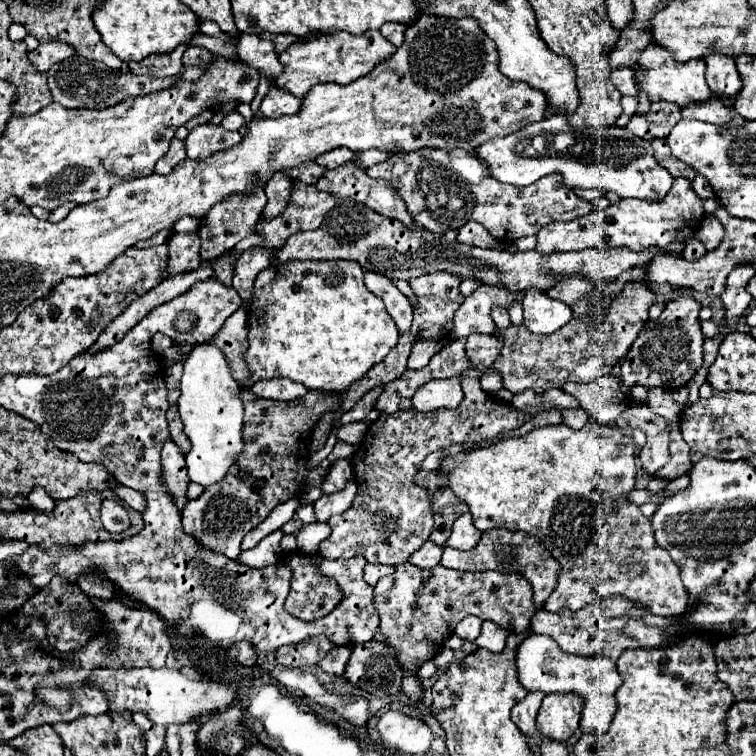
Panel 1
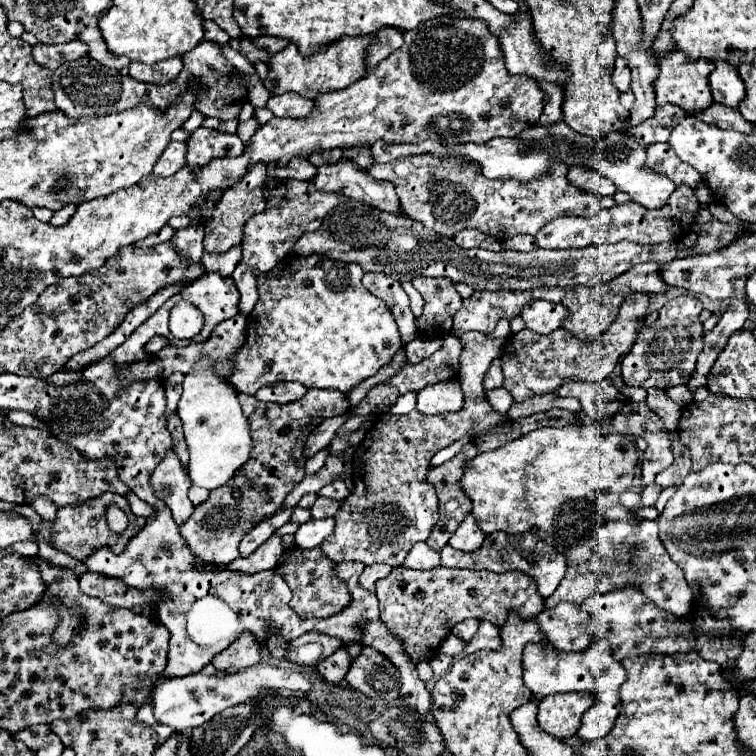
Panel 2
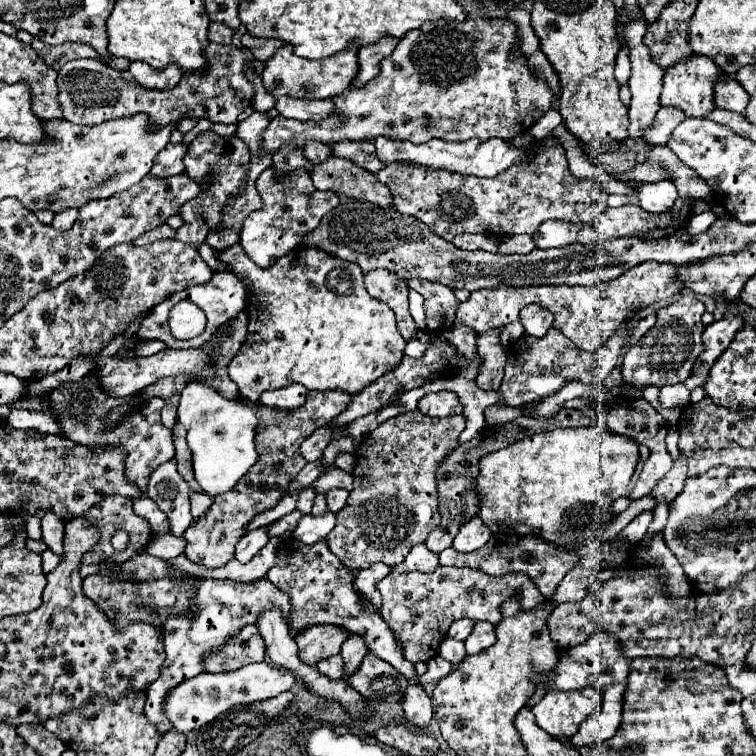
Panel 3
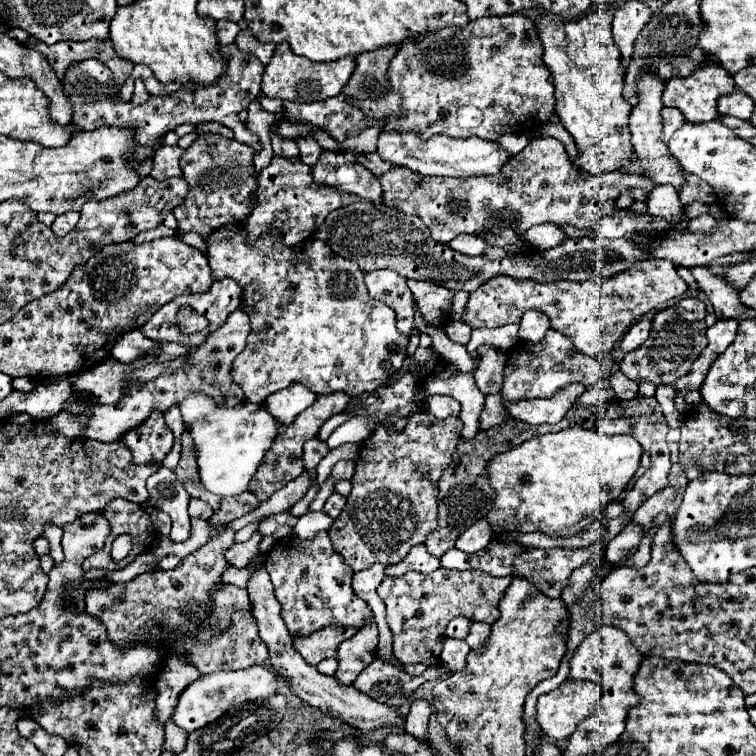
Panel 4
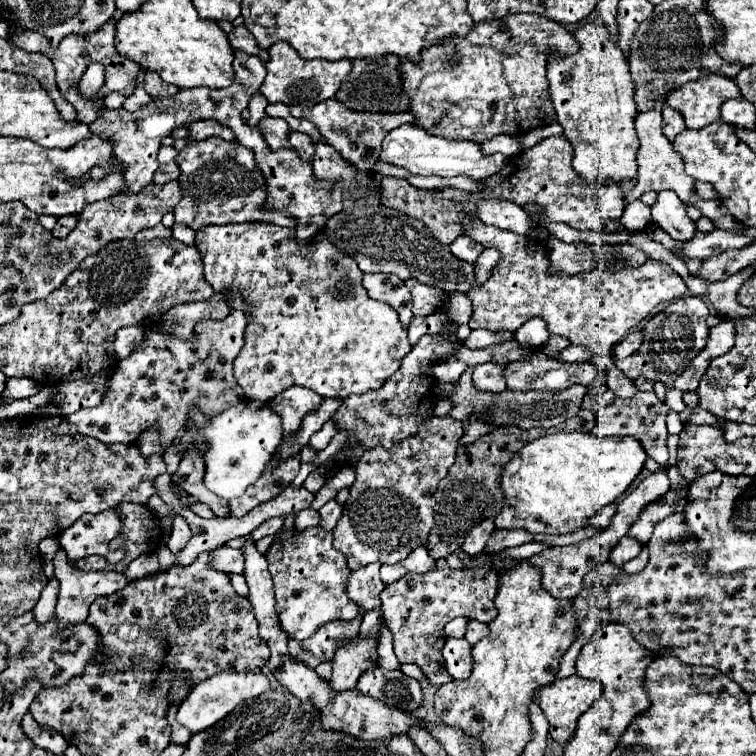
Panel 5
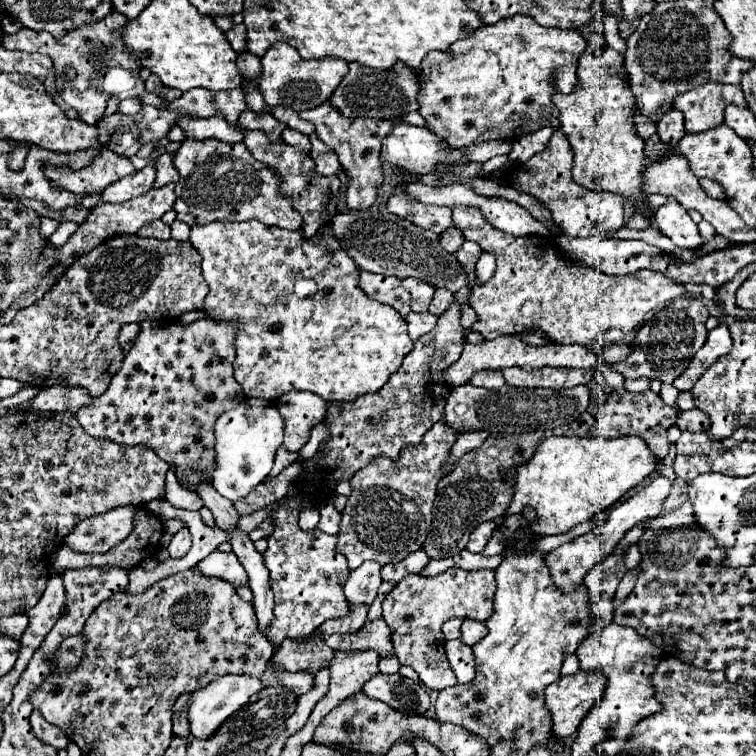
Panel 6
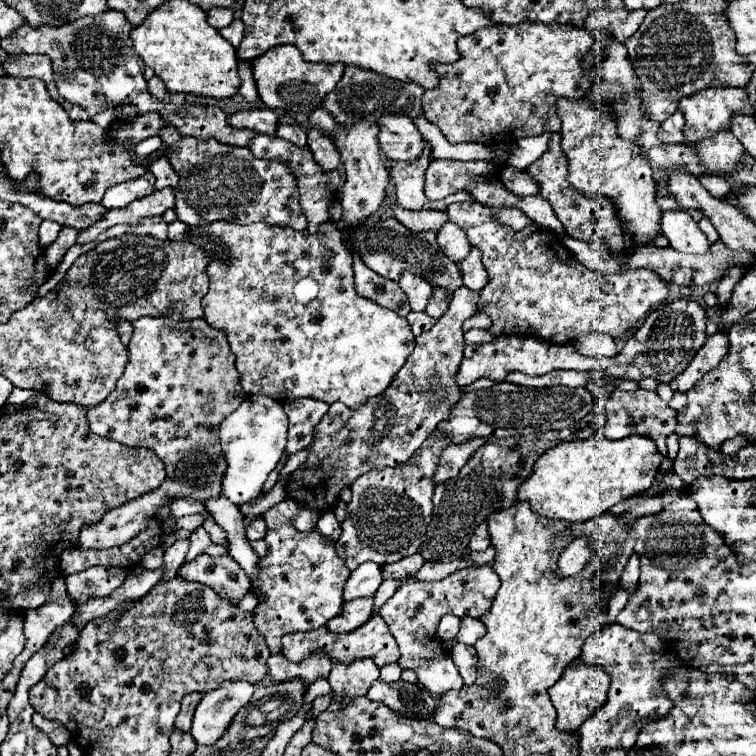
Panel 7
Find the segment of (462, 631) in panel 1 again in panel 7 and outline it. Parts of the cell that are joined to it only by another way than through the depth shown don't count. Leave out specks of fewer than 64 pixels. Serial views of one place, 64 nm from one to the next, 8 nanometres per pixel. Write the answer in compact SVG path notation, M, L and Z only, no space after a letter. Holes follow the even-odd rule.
M444 616L444 618L440 620L440 624L438 624L438 636L440 636L444 642L456 640L458 630L460 630L460 618L456 618L456 616Z

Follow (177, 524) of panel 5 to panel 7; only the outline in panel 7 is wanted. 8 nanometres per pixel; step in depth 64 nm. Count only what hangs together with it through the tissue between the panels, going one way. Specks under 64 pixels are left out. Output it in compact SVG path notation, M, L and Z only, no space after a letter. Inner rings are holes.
M176 540L164 554L164 566L166 566L166 574L164 574L164 580L170 580L170 576L174 576L178 572L178 568L182 566L184 562L184 556L190 548L190 542L188 540Z

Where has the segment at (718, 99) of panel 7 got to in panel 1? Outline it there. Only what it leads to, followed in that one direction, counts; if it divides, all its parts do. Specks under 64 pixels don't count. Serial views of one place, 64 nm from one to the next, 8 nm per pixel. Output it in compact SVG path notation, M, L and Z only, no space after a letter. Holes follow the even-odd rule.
M650 44L648 48L644 48L640 54L640 68L634 70L634 78L640 84L640 90L652 100L668 100L668 102L676 102L678 106L684 106L688 102L704 102L712 96L706 80L704 80L704 72L706 72L706 64L702 58L692 58L688 62L678 62L672 56L668 56L668 52L664 52L664 48L656 48L654 44Z

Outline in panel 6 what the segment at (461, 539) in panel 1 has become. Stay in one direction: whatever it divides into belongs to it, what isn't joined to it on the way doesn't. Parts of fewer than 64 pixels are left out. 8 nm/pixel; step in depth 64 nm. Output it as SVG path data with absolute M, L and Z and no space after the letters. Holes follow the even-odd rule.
M482 522L472 534L470 534L470 540L468 540L468 544L466 544L466 550L468 552L482 552L484 550L484 546L488 544L488 540L490 540L490 536L492 536L492 532L496 530L496 522Z

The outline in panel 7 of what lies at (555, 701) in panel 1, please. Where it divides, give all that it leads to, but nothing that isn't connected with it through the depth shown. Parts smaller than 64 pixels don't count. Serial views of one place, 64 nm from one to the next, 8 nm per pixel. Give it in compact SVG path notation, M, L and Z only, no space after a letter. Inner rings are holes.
M576 660L574 666L568 666L560 680L548 688L552 706L556 708L558 716L556 716L556 728L560 732L576 732L580 728L580 724L606 700L606 692L610 686L610 676L604 668L596 668L596 666L586 666L584 662Z

